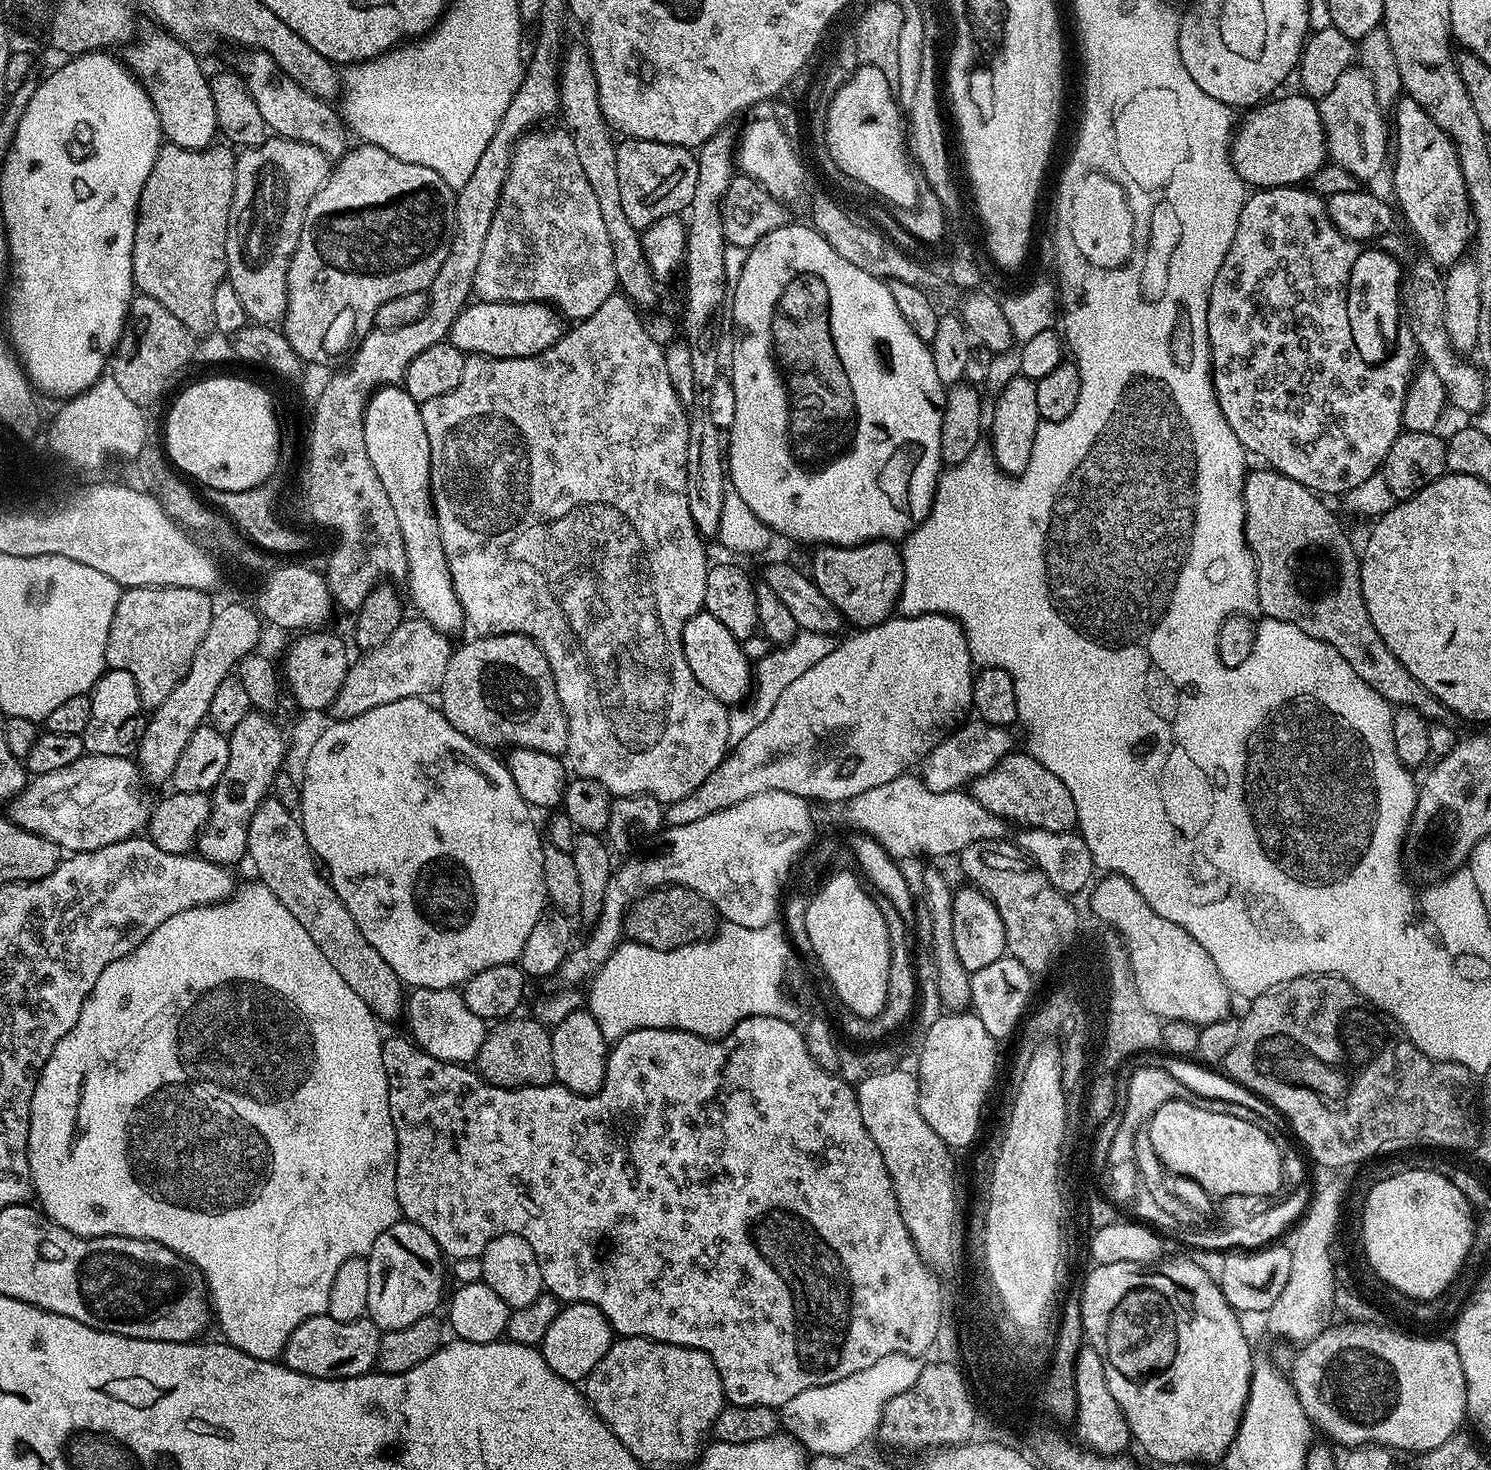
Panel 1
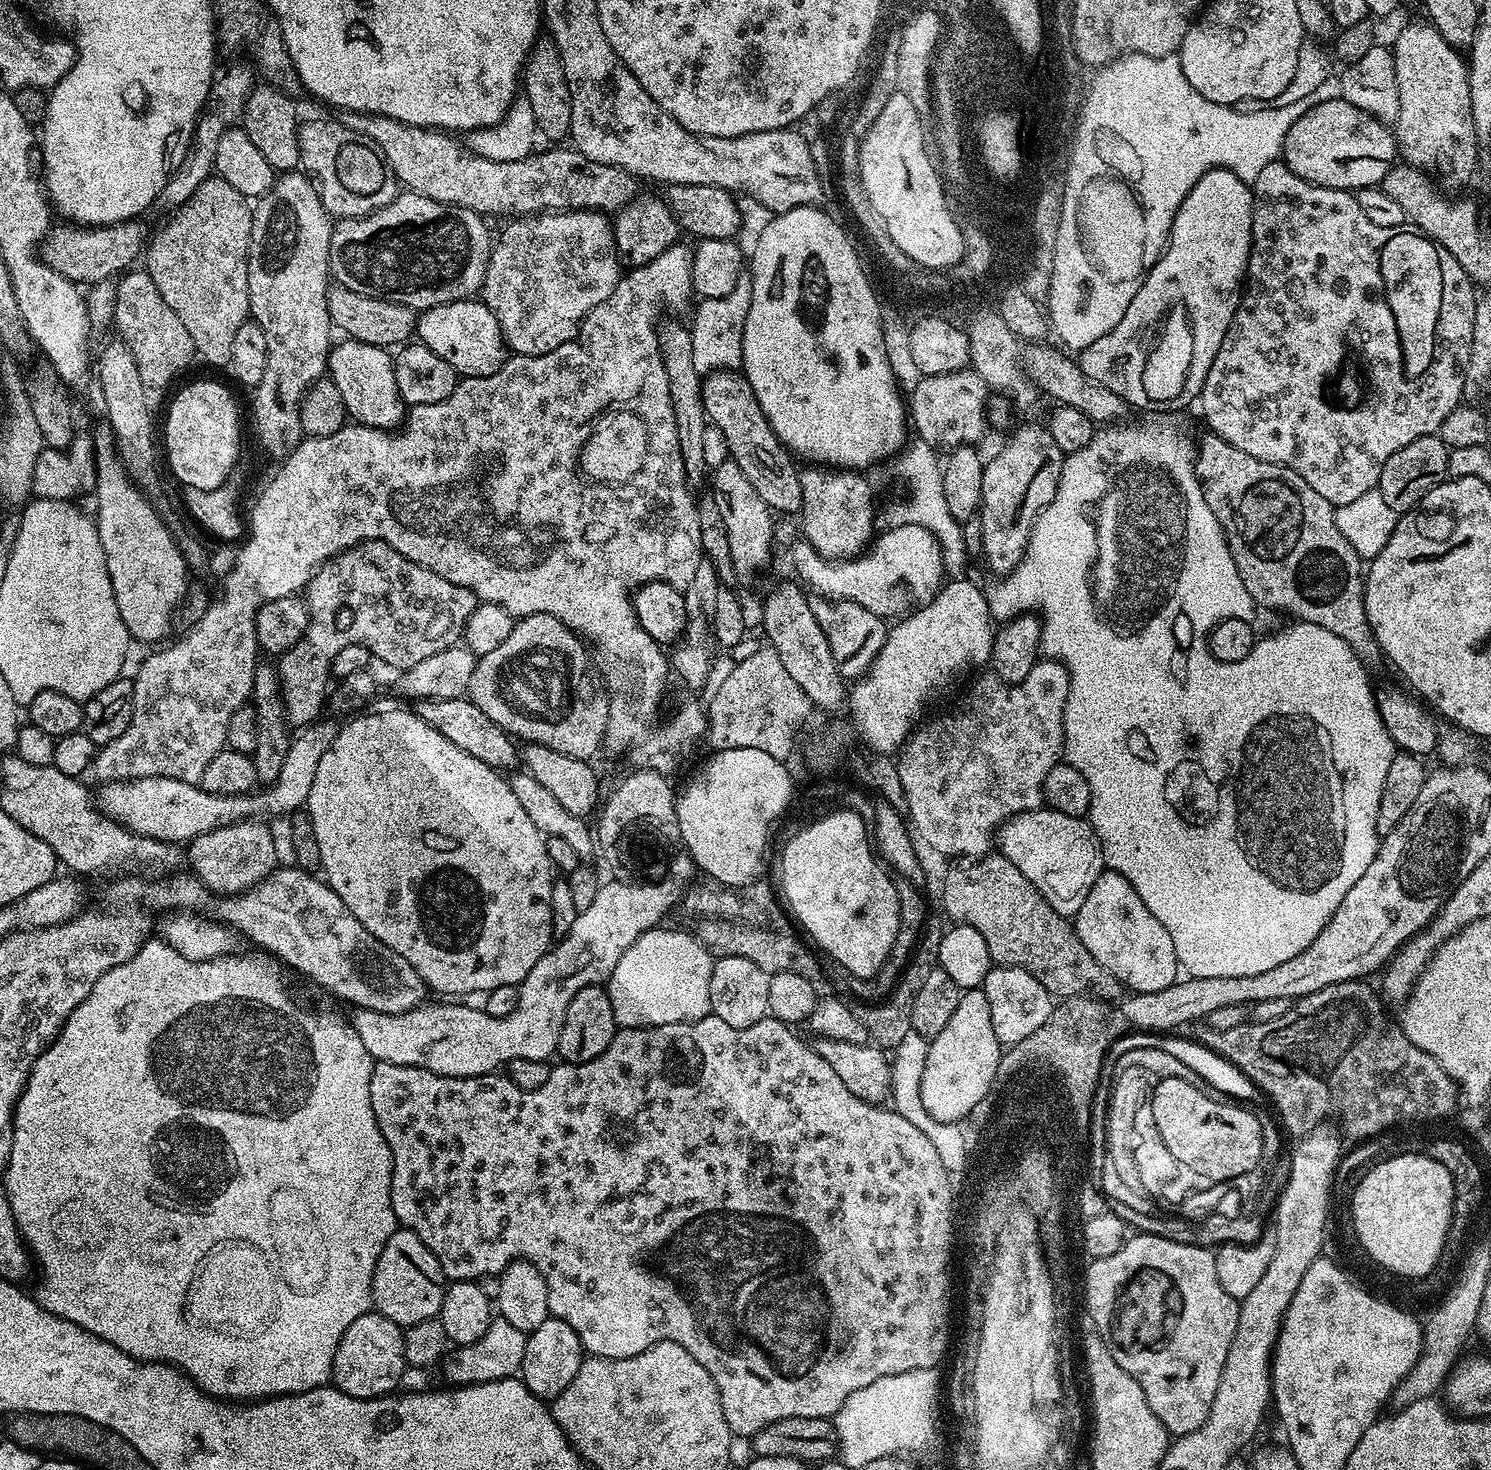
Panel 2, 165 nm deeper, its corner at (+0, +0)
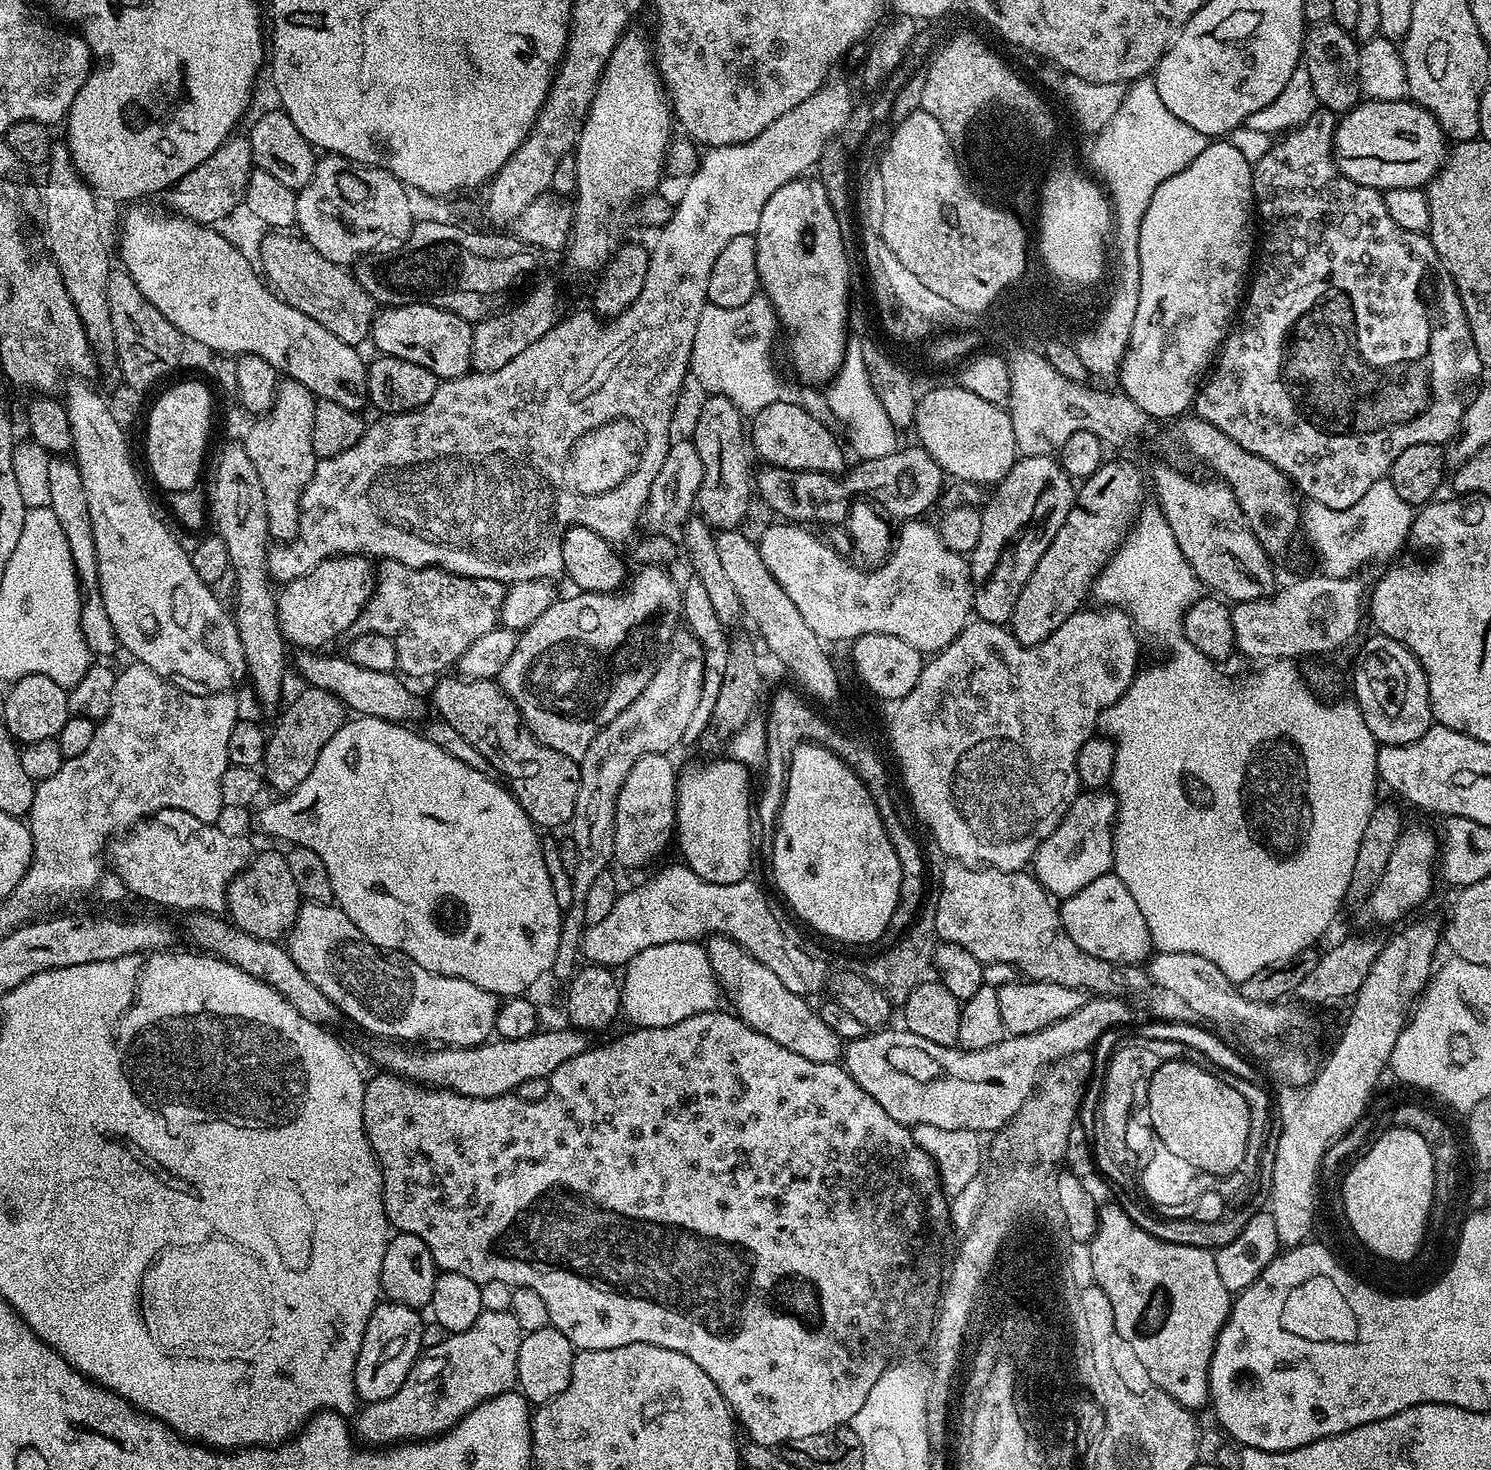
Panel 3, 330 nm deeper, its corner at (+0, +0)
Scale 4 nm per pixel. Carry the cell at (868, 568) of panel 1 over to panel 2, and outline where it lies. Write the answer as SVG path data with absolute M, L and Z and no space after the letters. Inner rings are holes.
M804 466L799 469L800 473L800 511L798 513L798 519L800 519L800 528L804 531L802 534L803 539L808 541L810 546L814 548L824 559L831 561L837 560L851 560L853 557L860 555L872 544L874 539L874 531L872 532L872 499L874 499L874 493L870 486L867 485L867 478L864 474L861 474L856 470L841 470L839 468L833 468L831 466Z

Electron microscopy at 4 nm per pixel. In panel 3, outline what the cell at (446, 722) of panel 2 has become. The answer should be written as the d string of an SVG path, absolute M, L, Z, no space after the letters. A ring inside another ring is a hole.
M304 650L295 657L294 668L304 675L304 684L326 690L334 694L344 703L345 709L356 716L373 716L393 722L412 722L408 720L425 719L424 700L415 696L396 672L379 672L378 670L362 670L350 662L347 655L320 656L319 651Z

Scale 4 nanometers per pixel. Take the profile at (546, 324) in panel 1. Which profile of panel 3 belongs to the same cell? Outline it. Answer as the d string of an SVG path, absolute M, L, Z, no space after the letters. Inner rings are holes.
M397 304L377 311L370 340L376 343L377 353L418 362L418 366L426 366L426 370L445 381L466 376L472 368L472 330L469 321L438 306Z

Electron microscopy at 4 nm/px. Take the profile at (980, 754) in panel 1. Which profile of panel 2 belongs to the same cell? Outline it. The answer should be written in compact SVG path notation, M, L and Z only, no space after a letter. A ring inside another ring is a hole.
M1037 659L1030 674L1017 684L1002 682L994 674L987 675L978 677L969 686L957 708L950 709L945 716L925 719L909 735L898 756L902 790L906 790L908 803L906 816L915 835L920 835L934 851L944 856L956 856L952 858L989 855L991 848L988 847L991 844L993 847L994 833L1000 825L1011 816L1041 807L1045 803L1046 774L1061 763L1064 750L1068 671L1060 661Z

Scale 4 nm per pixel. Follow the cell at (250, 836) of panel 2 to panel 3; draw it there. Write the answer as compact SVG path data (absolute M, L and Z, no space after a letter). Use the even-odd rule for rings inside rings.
M283 851L264 852L261 856L260 853L253 855L248 865L230 882L226 912L231 923L246 934L279 941L292 931L301 903L302 897L290 874L287 855Z

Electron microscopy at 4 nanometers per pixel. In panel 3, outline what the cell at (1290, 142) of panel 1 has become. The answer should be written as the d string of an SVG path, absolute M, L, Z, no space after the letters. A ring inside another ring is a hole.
M1364 98L1339 117L1332 159L1343 176L1362 186L1377 190L1424 188L1446 159L1446 137L1434 116L1411 99Z

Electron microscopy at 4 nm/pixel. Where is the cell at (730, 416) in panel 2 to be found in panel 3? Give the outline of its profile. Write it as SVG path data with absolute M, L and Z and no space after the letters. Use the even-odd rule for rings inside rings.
M897 447L885 457L860 460L843 474L830 472L795 472L785 468L764 466L755 473L754 488L777 512L779 519L803 526L828 524L840 526L845 523L851 506L863 498L893 521L905 522L923 517L927 508L932 508L941 499L946 488L944 471L930 458L925 448Z

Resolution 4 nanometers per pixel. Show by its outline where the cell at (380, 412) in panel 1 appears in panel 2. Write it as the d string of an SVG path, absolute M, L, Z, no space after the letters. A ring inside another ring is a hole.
M351 338L341 339L341 344L337 343L328 353L327 375L342 394L347 415L357 424L365 424L371 428L383 428L392 430L405 419L406 405L398 394L398 382L394 382L394 356L389 349L379 348L366 342L358 342Z

